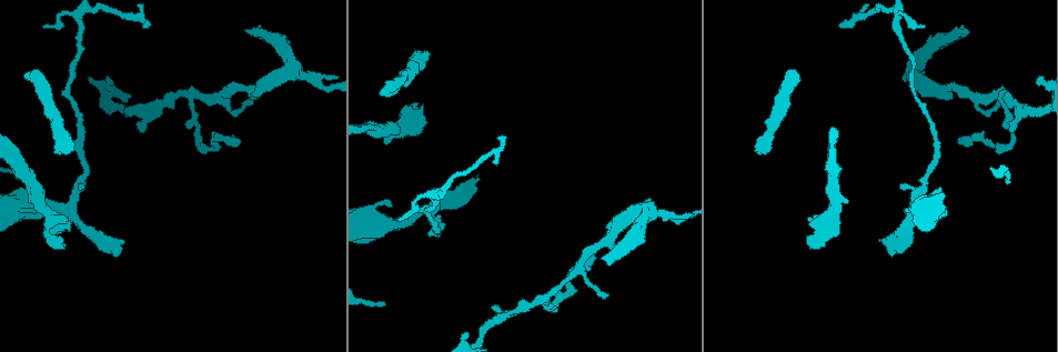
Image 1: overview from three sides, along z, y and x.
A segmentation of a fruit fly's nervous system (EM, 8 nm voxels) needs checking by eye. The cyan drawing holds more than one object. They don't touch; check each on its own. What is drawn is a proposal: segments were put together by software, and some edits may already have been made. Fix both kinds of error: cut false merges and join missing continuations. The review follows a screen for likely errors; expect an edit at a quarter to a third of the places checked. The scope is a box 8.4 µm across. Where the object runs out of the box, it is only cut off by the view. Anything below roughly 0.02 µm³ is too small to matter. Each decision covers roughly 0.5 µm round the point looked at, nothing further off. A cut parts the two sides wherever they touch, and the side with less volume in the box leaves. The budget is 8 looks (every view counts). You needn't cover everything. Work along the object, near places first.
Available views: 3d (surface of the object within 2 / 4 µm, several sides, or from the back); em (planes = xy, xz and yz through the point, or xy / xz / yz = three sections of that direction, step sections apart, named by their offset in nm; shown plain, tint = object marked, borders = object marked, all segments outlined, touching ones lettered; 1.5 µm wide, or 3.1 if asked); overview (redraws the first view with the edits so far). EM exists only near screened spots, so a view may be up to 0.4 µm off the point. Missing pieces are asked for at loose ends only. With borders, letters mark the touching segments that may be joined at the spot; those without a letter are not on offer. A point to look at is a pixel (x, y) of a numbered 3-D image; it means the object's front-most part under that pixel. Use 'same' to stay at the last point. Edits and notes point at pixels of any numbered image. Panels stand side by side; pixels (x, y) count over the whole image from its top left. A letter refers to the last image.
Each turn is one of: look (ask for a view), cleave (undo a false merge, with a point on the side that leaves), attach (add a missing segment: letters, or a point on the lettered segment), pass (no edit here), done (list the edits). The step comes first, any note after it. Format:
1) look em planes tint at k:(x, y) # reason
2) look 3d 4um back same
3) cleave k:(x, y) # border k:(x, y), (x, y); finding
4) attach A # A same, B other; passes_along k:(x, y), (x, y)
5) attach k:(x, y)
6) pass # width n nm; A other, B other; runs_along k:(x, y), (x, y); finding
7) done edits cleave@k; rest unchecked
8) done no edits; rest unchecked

look em planes borders at 1:(796, 76) # free end

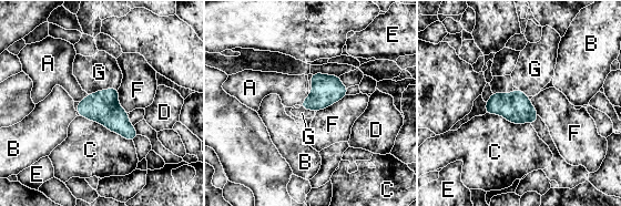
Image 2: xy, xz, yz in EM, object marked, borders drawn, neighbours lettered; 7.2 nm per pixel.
attach G # A other, B other, C other, D other, E other, F other, G same; it goes on there

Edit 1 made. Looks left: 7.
look 3d 4um at 1:(758, 153) # branch stops here

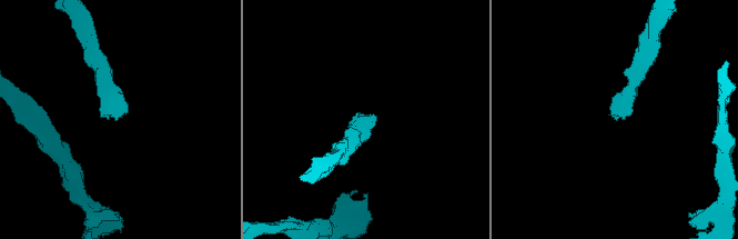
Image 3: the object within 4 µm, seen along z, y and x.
look em planes borders at 3:(106, 115) # shape alone is not enough

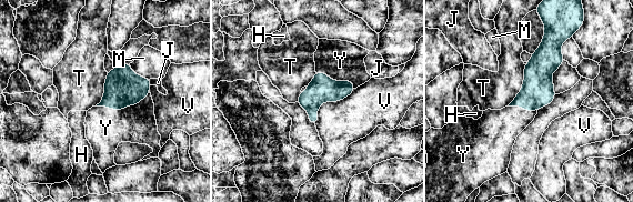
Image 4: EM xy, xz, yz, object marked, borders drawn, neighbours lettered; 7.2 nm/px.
attach Y # H other, J other, M other, T other, V other, Y same; passes_along 4:(122, 87), (127, 104), (106, 128); it goes on there

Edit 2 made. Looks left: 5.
look overview

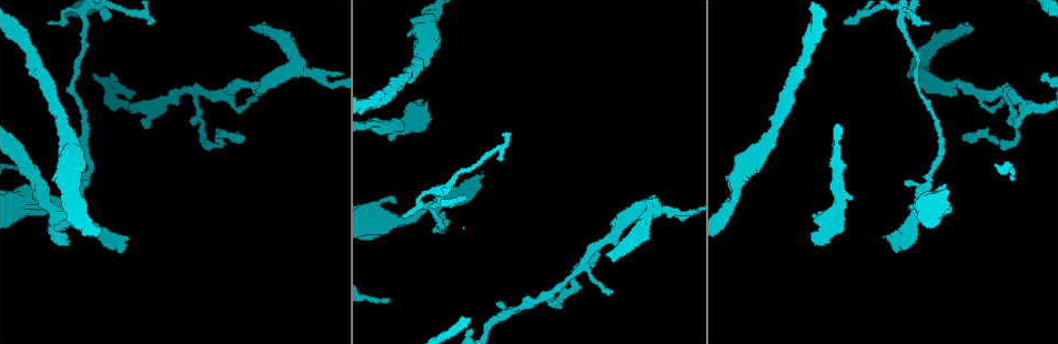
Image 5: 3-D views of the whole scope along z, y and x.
look 3d 4um back at 5:(127, 236) # branch stops here

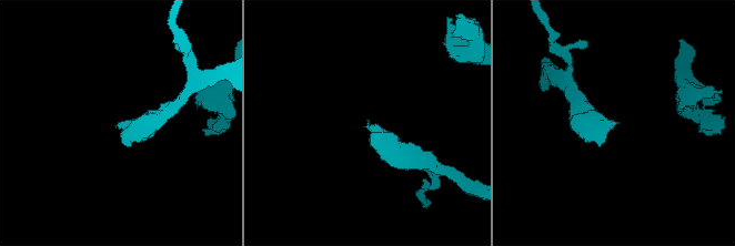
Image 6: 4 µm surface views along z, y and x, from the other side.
look em yz step 4 borders at 6:(117, 125) # shape alone is not enough

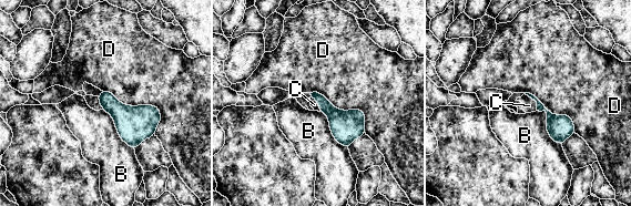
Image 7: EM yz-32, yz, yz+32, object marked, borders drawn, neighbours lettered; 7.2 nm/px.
attach C # longest_contact D 500 nm; B other, C same, D other; it goes on there

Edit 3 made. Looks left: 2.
done edits attach@2, attach@4, attach@7; rest unchecked

